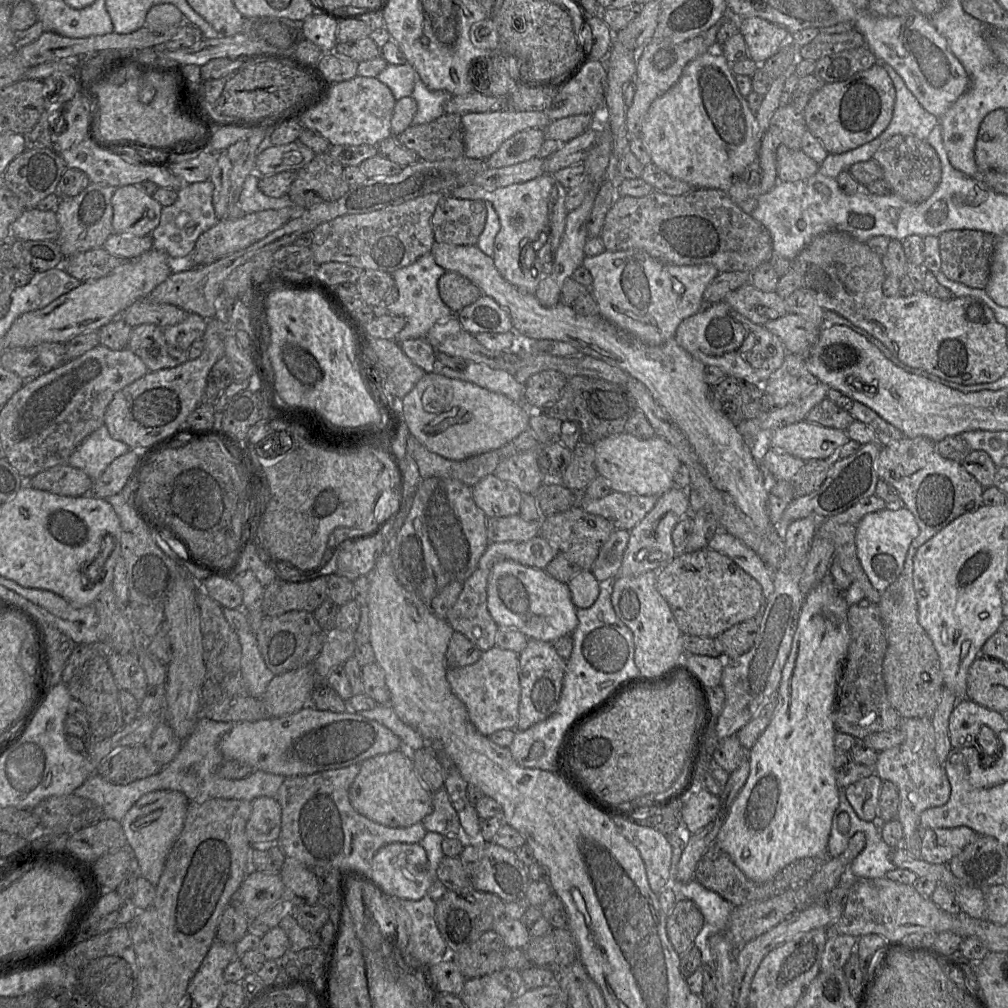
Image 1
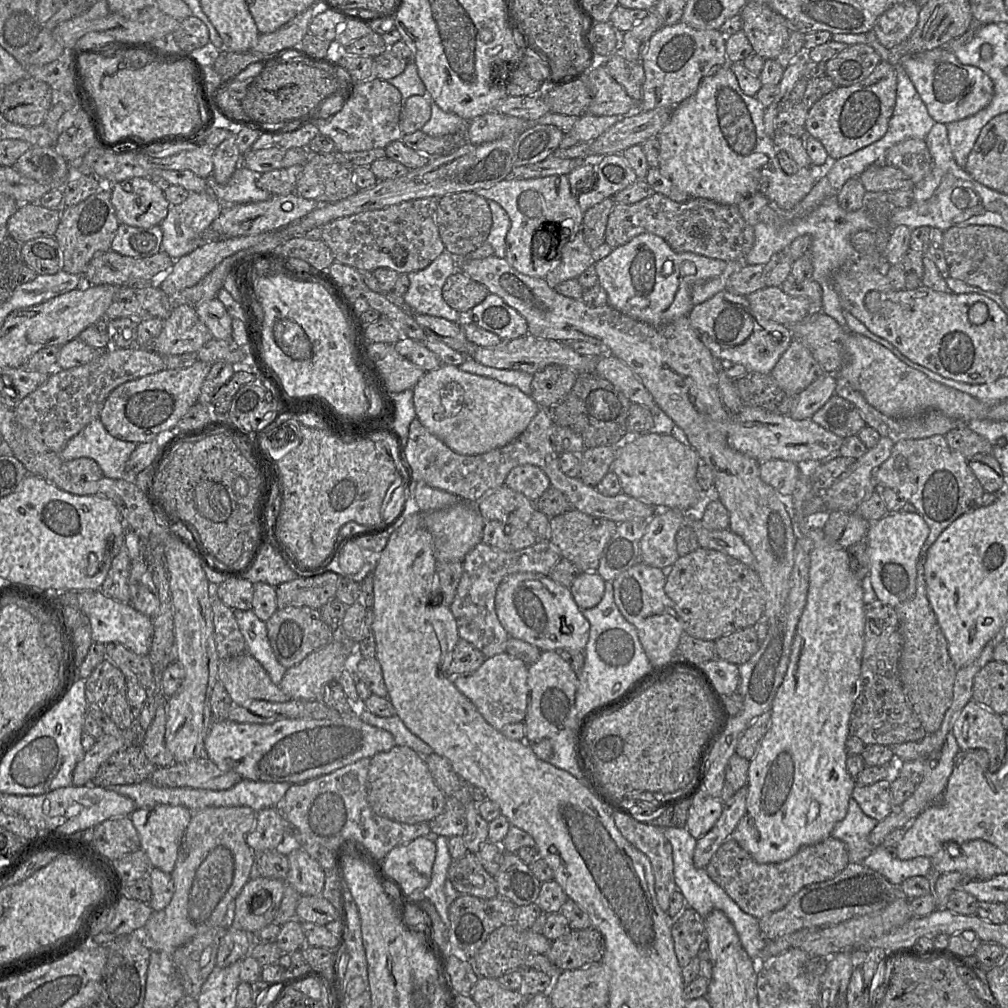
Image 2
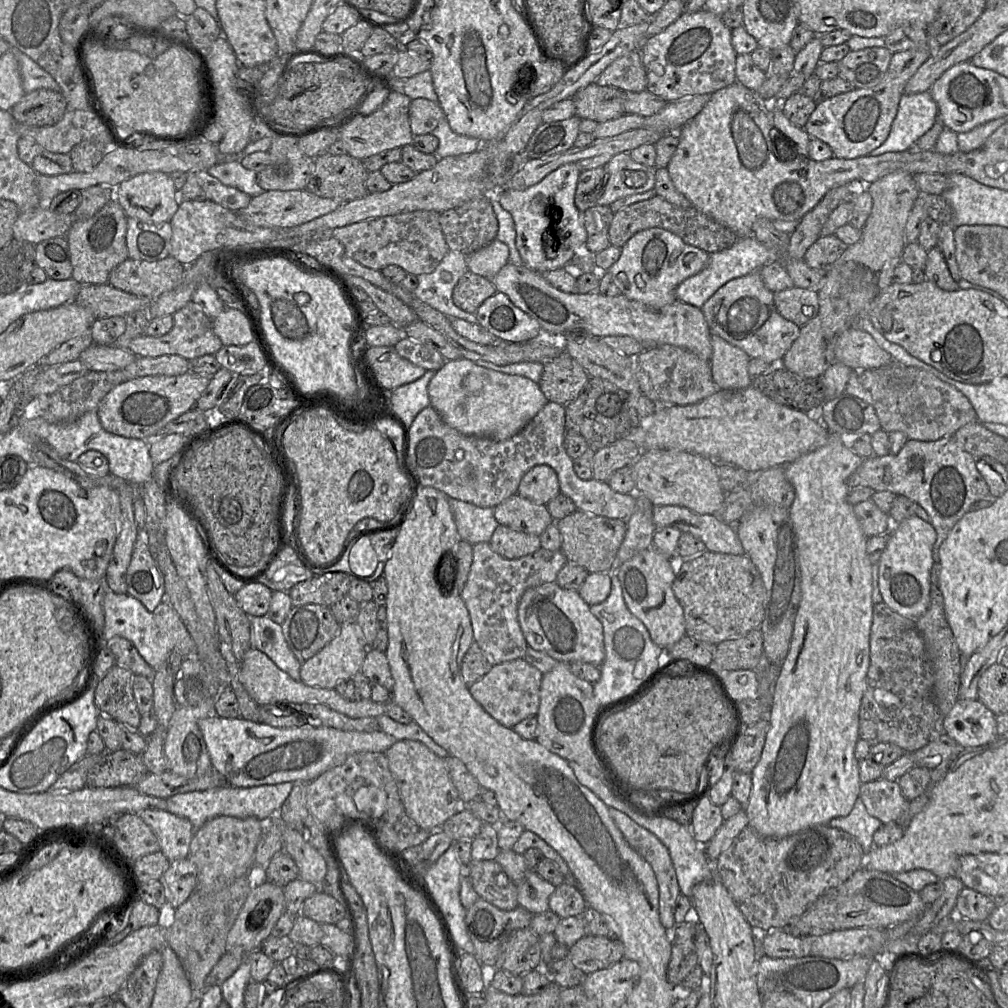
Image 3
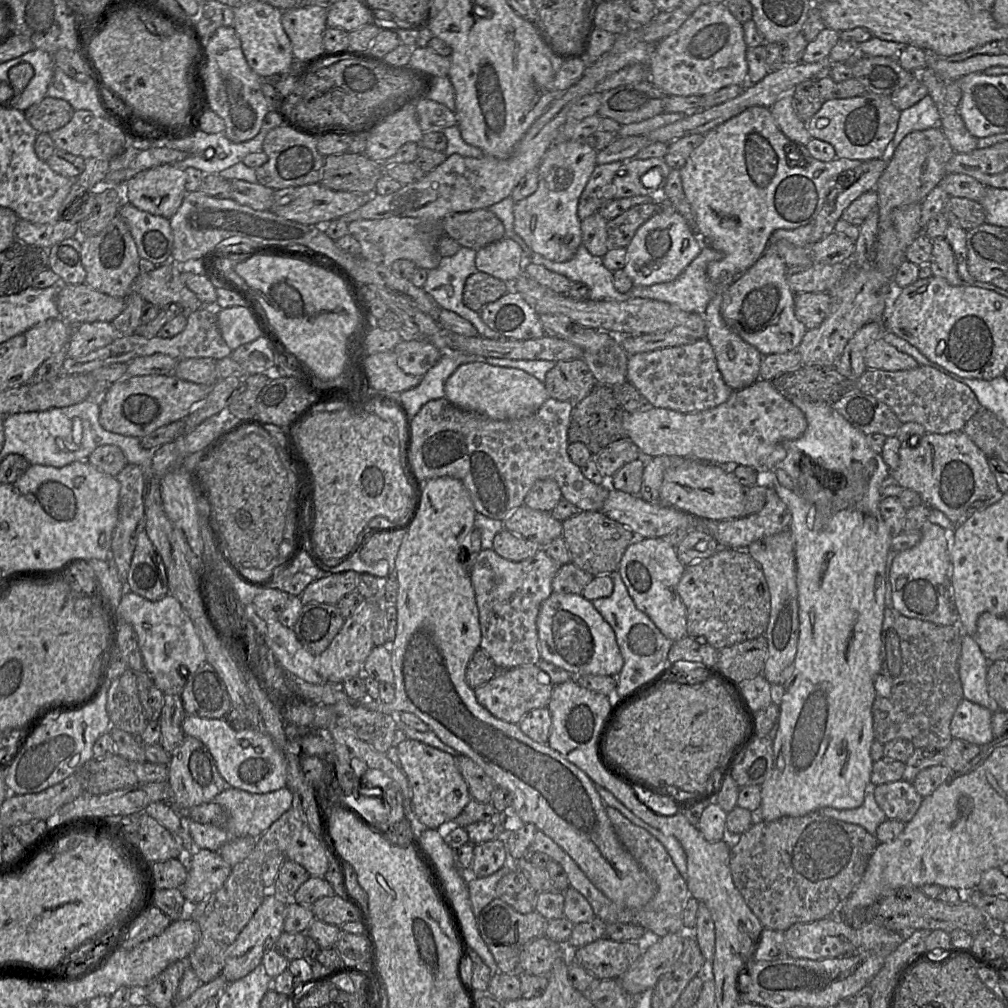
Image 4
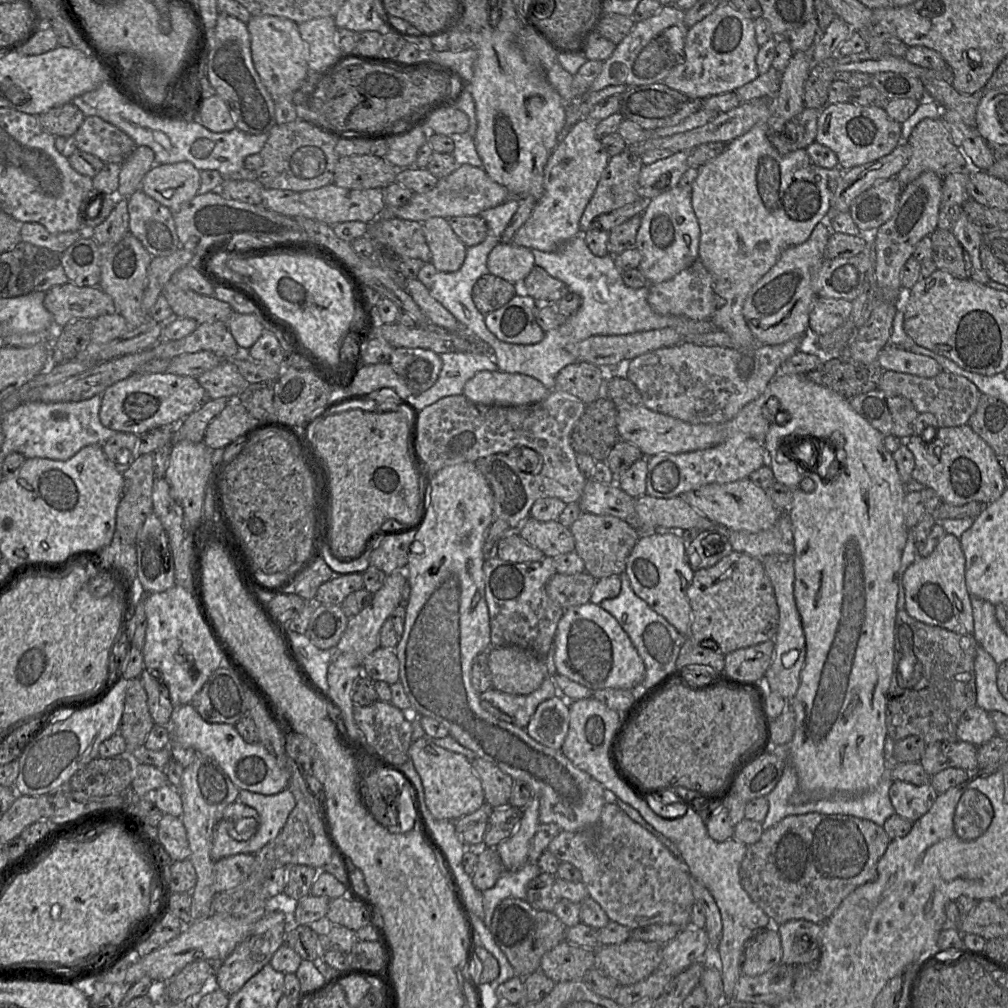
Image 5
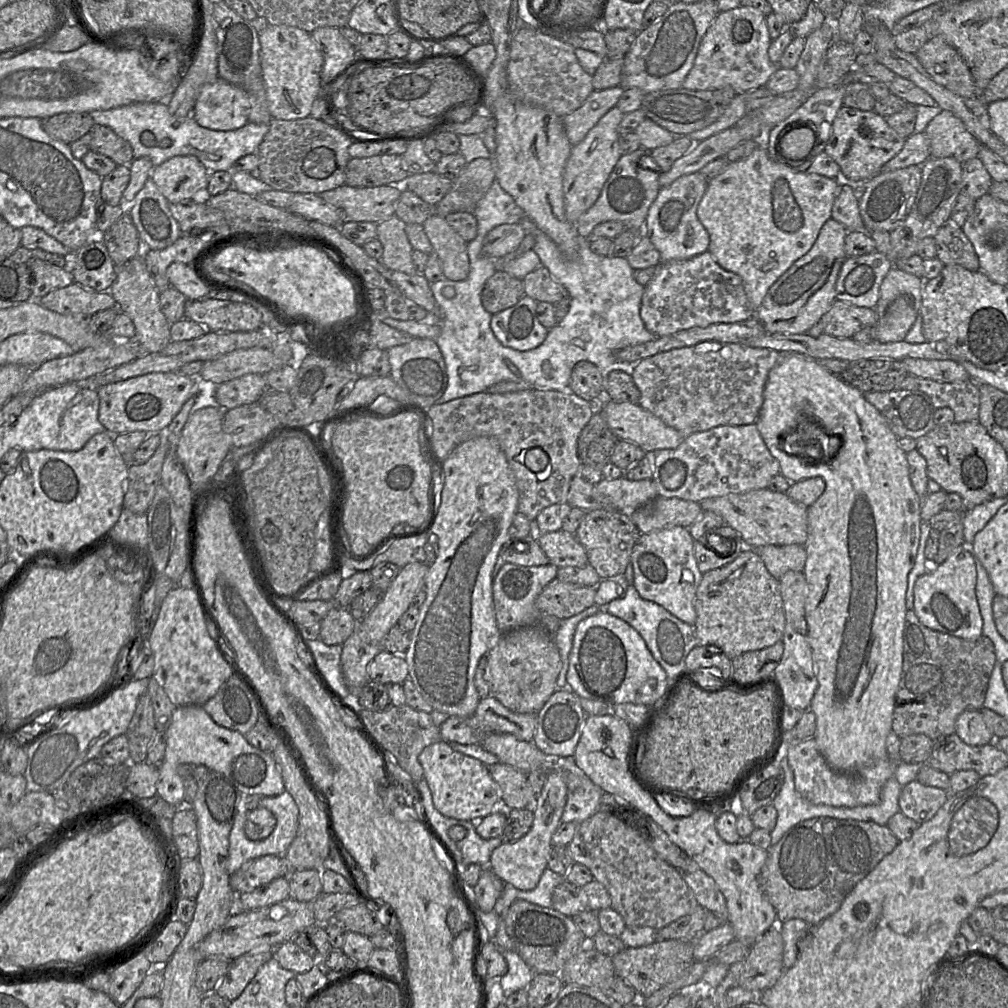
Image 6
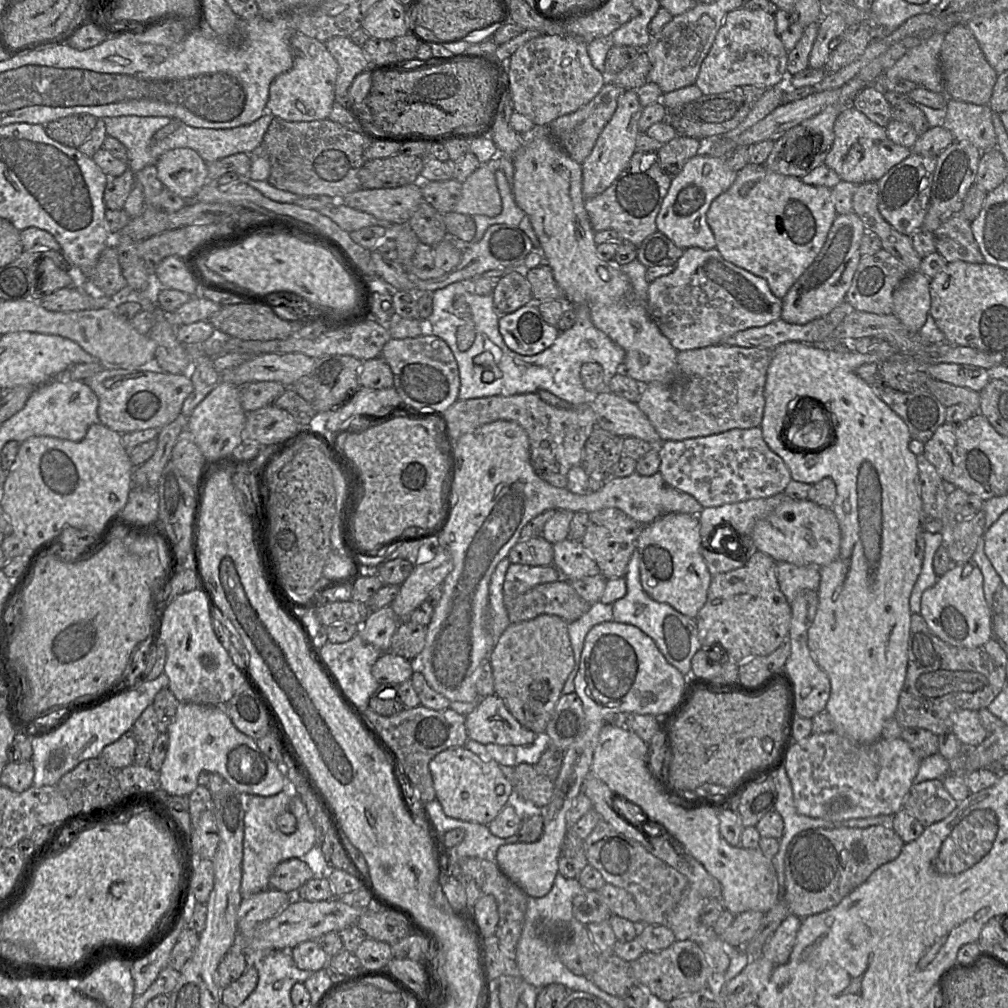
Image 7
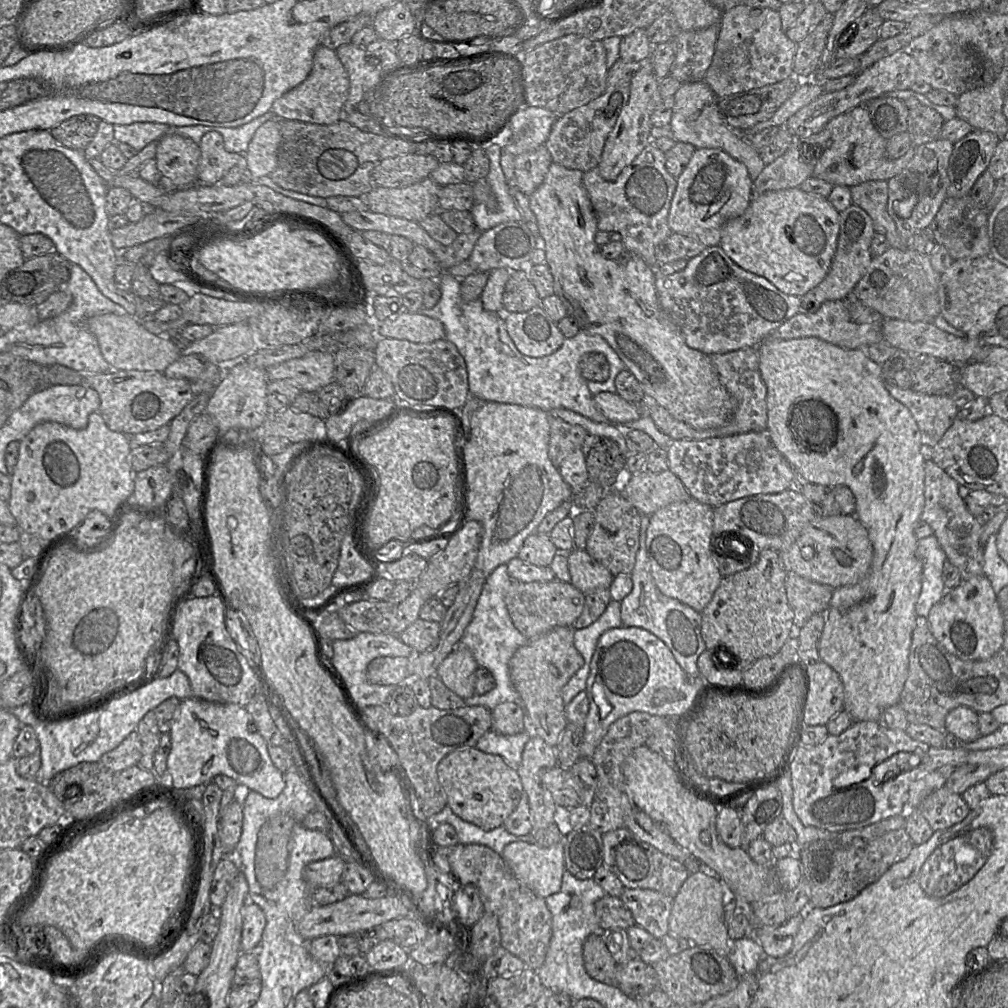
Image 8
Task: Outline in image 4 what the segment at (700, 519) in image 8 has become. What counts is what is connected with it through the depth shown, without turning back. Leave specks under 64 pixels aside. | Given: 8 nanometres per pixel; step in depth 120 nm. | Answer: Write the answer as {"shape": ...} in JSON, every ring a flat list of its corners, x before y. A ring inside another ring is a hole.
{"shape":[[637,538,627,547,619,564,620,573,628,593,636,607,645,613,671,641,686,637,686,608,677,590,678,583,684,573,682,564,673,547,664,538]]}

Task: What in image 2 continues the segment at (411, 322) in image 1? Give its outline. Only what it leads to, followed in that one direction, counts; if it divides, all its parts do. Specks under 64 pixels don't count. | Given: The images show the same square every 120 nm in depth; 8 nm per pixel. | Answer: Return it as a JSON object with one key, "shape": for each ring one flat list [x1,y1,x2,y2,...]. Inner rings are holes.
{"shape":[[446,250,425,269,408,273,410,286,403,298,415,313,460,323,464,315,451,308,442,297,446,279,458,270,458,259]]}

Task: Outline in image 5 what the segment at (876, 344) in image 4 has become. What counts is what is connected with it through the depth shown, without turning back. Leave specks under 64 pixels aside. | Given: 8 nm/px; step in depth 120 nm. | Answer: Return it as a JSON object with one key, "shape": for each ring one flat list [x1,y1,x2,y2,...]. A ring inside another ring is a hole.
{"shape":[[891,344,880,350,876,361,884,370,925,378,935,377,943,371,934,359]]}

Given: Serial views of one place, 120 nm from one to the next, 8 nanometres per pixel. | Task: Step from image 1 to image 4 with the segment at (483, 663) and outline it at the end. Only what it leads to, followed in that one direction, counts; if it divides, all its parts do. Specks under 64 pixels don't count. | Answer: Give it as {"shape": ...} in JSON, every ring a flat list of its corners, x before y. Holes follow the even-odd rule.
{"shape":[[528,664,499,670,490,681,474,689,474,692,477,701,494,717,518,725,530,711,547,707,553,687,547,673,539,669,537,665]]}

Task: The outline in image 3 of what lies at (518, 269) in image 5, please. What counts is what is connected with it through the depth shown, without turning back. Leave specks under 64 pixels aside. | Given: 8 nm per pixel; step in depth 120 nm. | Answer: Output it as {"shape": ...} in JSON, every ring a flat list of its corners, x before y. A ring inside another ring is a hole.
{"shape":[[499,240,466,257,468,270,488,279,494,277,509,262,509,248]]}

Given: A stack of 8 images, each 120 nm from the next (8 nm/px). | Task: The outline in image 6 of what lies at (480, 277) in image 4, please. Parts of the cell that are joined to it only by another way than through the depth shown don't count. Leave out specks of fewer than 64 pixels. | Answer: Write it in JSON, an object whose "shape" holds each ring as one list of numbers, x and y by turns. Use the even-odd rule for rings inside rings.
{"shape":[[496,271,484,284,481,303,487,312,494,315,516,305,524,295,523,279]]}

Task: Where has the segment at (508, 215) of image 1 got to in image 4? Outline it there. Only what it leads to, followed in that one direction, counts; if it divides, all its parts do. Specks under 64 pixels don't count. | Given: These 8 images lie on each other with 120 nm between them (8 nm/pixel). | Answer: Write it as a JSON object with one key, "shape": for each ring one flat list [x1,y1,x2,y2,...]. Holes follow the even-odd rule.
{"shape":[[565,141,553,144,544,155,537,167,538,187,536,191,513,205,514,231,533,252,554,262,564,262,571,259,582,244,577,207,580,195,597,166,596,155,597,151,584,141]]}

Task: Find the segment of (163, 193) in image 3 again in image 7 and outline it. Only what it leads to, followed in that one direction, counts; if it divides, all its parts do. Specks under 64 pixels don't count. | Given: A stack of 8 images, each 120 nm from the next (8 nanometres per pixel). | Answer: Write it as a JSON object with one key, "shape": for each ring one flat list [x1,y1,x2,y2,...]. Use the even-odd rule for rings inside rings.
{"shape":[[190,148,166,151,155,166,162,185,187,202,193,202,197,192,208,181,206,162]]}

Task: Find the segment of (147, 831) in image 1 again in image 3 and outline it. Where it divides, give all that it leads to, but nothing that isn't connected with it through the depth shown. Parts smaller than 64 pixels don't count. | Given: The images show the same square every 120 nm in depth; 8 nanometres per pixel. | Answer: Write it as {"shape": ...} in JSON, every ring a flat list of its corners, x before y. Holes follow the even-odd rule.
{"shape":[[147,809,139,812,138,815,156,835,160,852,169,861,188,857,195,832,188,819,171,814,167,810]]}

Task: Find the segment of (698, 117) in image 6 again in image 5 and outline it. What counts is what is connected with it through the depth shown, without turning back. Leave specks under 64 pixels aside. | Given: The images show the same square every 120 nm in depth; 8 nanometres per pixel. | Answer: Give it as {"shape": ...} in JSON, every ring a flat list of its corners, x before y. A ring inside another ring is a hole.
{"shape":[[663,83,629,86,619,95,620,109,624,119,630,120,646,130,674,126,702,108,702,99,691,98,667,87]]}

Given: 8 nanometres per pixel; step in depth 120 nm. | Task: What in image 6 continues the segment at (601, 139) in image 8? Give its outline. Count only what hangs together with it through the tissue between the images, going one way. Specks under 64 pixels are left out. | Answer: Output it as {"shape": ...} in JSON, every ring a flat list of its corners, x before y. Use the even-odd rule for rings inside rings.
{"shape":[[620,86,593,91,580,108,564,116,563,124,572,146,579,144,607,112,616,107,624,89]]}

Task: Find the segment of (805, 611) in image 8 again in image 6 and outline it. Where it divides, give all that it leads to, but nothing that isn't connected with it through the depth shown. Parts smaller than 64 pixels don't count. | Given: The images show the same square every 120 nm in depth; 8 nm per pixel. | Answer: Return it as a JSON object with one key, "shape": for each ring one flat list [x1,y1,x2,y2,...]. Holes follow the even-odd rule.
{"shape":[[791,544,784,546,765,545,759,548,750,548,750,549,756,549,757,553,763,560,770,574,777,580,779,580,787,571,792,570,803,572,804,570,807,559,807,553,804,545,800,544]]}

